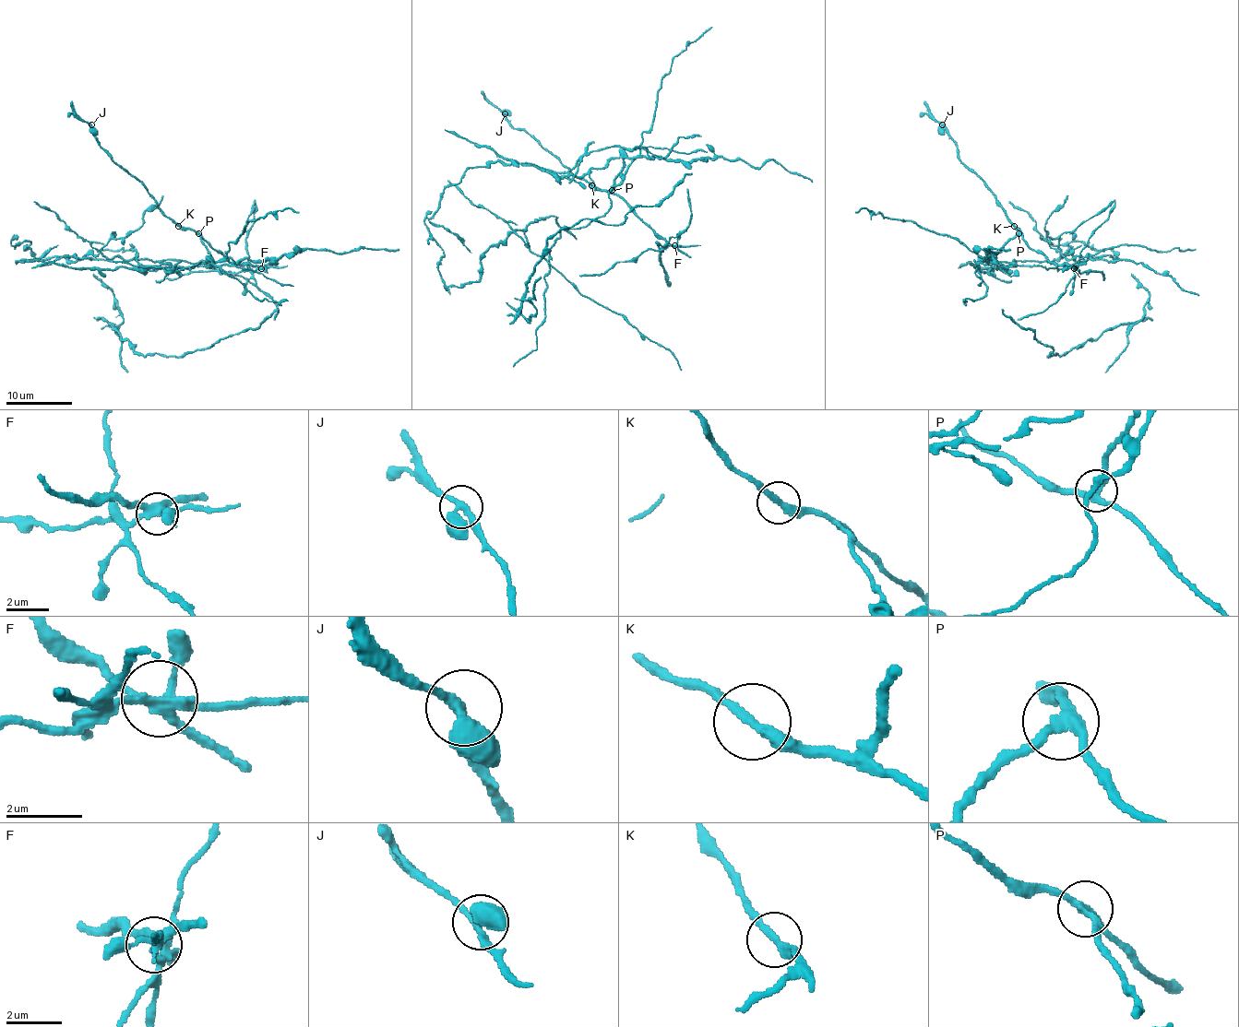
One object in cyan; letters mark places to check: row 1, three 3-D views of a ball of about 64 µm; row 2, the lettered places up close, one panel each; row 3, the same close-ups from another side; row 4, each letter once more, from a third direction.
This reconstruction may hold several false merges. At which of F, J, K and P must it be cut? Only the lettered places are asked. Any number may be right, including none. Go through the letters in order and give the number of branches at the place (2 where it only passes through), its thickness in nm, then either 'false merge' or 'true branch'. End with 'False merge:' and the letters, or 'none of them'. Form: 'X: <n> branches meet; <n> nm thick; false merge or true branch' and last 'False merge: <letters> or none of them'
F: 5 branches meet; 320 nm thick; false merge
J: 3 branches meet; 320 nm thick; true branch
K: 2 branches meet; 280 nm thick; true branch
P: 3 branches meet; 280 nm thick; false merge
False merge: F, P

